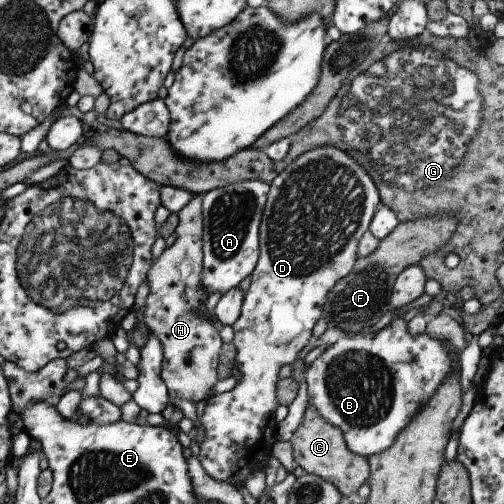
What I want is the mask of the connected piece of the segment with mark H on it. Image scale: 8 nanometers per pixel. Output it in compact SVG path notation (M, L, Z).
M194 195L194 198L177 214L180 218L176 228L176 242L166 248L162 254L152 262L152 267L146 278L149 284L150 294L146 299L143 317L144 324L148 326L150 333L158 338L162 344L162 371L161 376L168 388L170 399L186 398L197 403L207 400L210 390L216 386L218 379L218 365L220 352L223 346L220 334L211 324L214 317L206 307L208 294L202 288L203 264L203 236L202 236L202 198Z

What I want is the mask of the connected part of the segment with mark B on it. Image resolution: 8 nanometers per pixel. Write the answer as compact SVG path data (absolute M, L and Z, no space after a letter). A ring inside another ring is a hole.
M402 317L392 320L376 334L346 334L330 344L304 372L309 404L316 408L322 419L340 428L348 448L354 454L366 458L374 456L394 444L400 432L409 426L452 372L460 372L460 367L456 368L460 365L460 353L456 351L456 354L452 354L452 349L453 346L445 343L441 337L431 338L426 332L412 337Z

